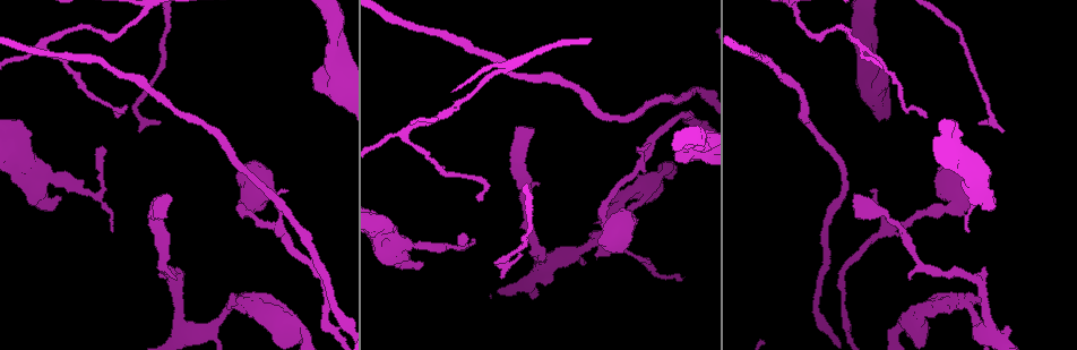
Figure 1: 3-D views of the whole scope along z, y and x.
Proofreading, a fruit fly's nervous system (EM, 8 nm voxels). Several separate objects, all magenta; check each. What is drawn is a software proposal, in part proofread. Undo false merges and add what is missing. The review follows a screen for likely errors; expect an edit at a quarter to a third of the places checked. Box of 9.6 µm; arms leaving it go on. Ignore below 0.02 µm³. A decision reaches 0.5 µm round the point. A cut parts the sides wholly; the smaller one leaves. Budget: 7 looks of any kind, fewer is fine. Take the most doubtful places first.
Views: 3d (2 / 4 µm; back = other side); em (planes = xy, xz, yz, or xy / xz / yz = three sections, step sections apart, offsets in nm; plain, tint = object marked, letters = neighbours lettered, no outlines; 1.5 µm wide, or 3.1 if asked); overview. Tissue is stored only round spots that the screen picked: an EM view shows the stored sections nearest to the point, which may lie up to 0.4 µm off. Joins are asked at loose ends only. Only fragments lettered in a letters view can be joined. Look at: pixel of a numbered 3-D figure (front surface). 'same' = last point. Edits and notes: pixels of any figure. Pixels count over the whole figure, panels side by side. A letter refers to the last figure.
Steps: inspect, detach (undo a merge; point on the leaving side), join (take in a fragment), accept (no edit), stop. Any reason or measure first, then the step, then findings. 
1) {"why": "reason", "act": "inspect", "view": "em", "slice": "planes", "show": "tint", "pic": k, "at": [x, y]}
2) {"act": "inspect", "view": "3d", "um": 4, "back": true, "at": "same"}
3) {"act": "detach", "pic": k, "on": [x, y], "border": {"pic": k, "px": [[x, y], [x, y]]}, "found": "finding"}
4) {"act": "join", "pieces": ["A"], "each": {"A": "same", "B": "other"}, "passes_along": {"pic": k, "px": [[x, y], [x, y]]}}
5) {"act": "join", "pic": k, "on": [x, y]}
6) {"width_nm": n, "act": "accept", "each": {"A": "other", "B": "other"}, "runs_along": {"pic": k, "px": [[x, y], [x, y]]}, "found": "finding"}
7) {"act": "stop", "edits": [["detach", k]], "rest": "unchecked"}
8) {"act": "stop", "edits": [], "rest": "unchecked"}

{"why": "calibre changes", "act": "inspect", "view": "em", "slice": "xy", "step": 8, "show": "tint", "pic": 1, "at": [882, 214]}

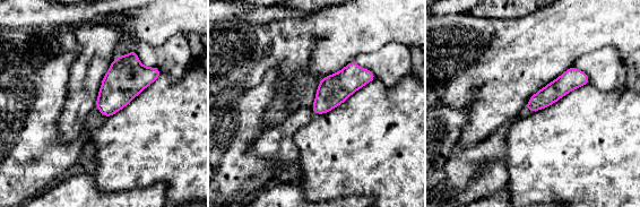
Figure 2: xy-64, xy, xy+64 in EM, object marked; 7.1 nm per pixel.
{"act": "inspect", "view": "em", "slice": "planes", "show": "letters", "at": "same"}

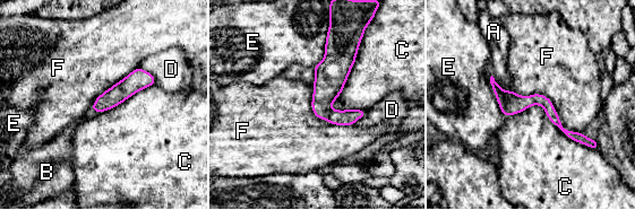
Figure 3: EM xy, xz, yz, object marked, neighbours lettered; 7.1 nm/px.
{"longest_contact_nm": ["F", 600], "act": "accept", "each": {"A": "other", "B": "other", "C": "other", "D": "other", "E": "other", "F": "other"}, "border": {"pic": 3, "px": [[362, 37], [334, 110]]}, "found": "all the same neuron"}

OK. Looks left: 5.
{"why": "branch stops here", "act": "inspect", "view": "em", "slice": "xy", "step": 8, "show": "letters", "pic": 1, "at": [908, 278]}

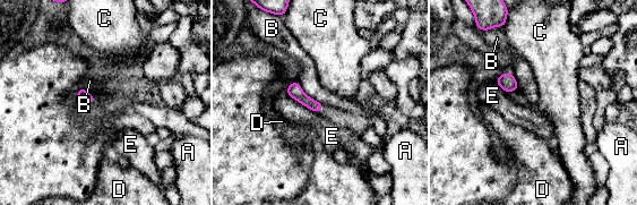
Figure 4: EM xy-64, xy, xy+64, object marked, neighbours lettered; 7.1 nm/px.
{"longest_contact_nm": ["E", 280], "act": "accept", "each": {"A": "other", "B": "other", "C": "other", "D": "other", "E": "other"}, "found": "no lettered fragment goes on from it"}

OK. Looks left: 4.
{"why": "thin end", "act": "inspect", "view": "3d", "um": 2, "back": true, "pic": 1, "at": [979, 121]}

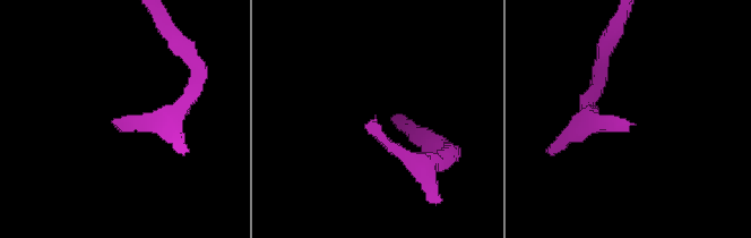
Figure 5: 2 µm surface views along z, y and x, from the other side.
{"act": "inspect", "view": "em", "slice": "planes", "show": "tint", "pic": 5, "at": [628, 122]}

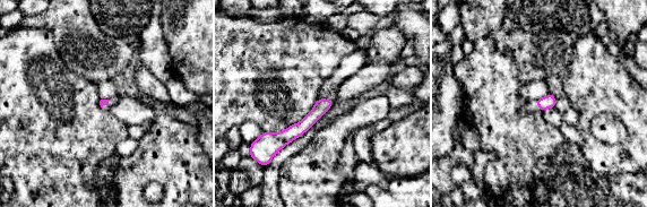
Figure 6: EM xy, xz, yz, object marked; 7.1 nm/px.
{"why": "what lies round it", "act": "inspect", "view": "em", "slice": "planes", "show": "letters", "at": "same"}

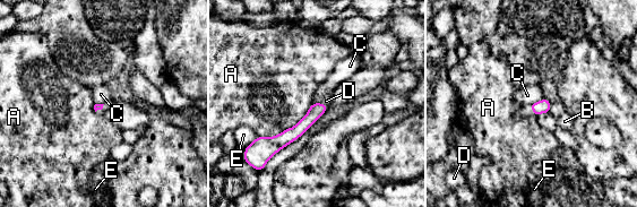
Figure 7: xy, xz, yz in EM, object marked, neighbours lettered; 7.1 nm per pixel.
{"act": "join", "pieces": ["D"], "each": {"A": "other", "B": "other", "C": "other", "D": "same", "E": "other"}, "found": "it goes on there"}

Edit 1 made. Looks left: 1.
{"act": "stop", "edits": [["join", 7]], "rest": "unchecked"}

